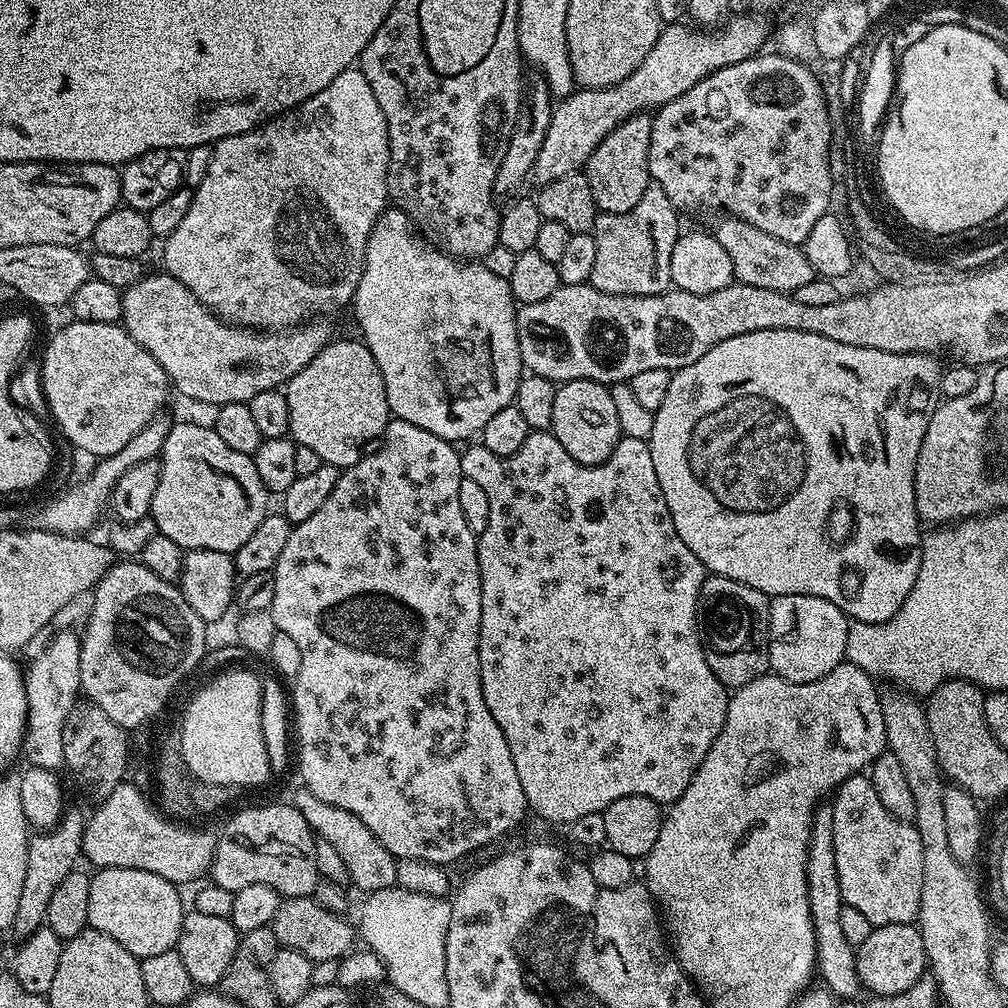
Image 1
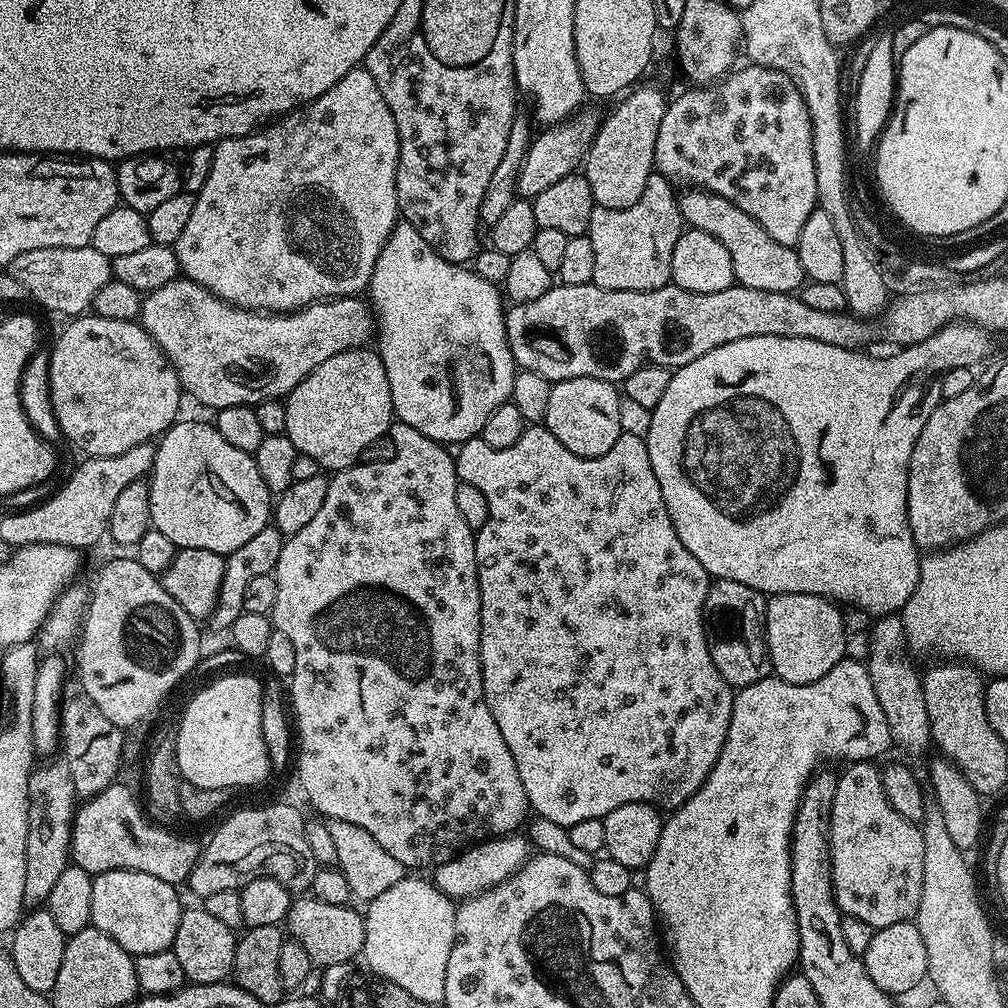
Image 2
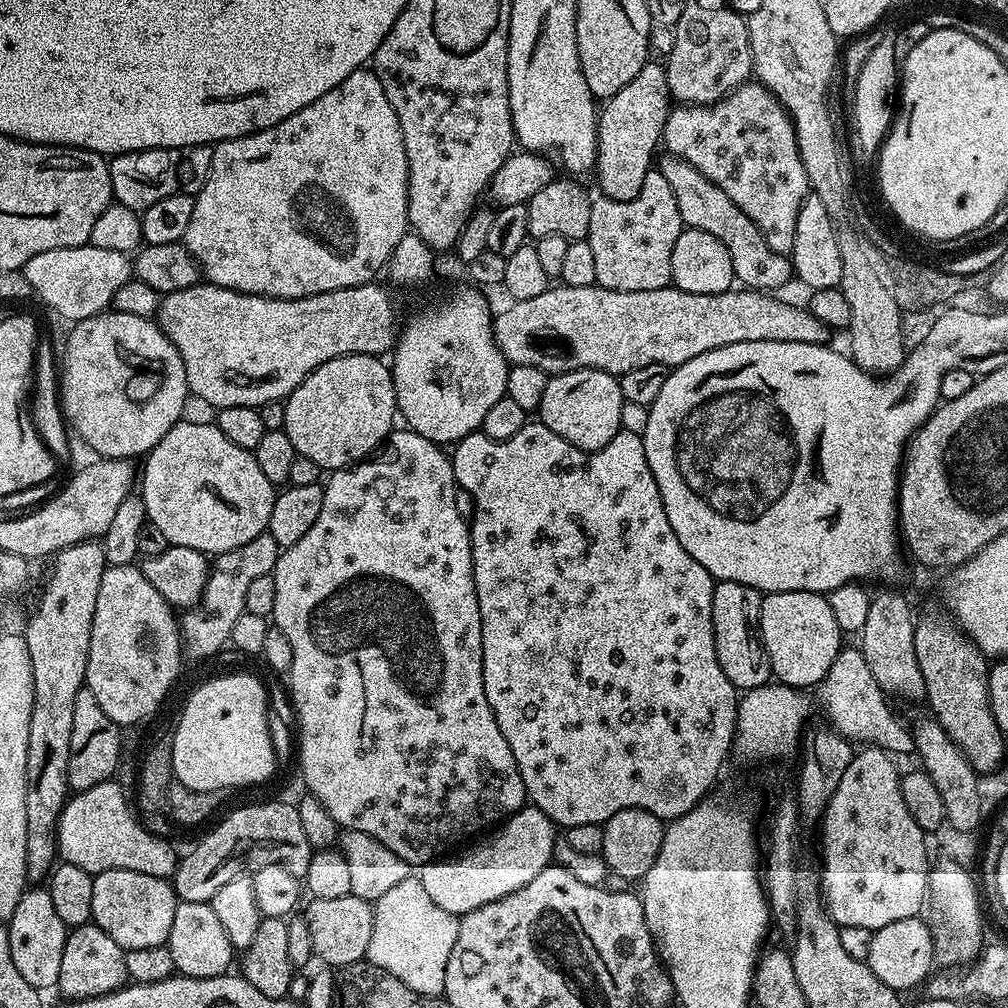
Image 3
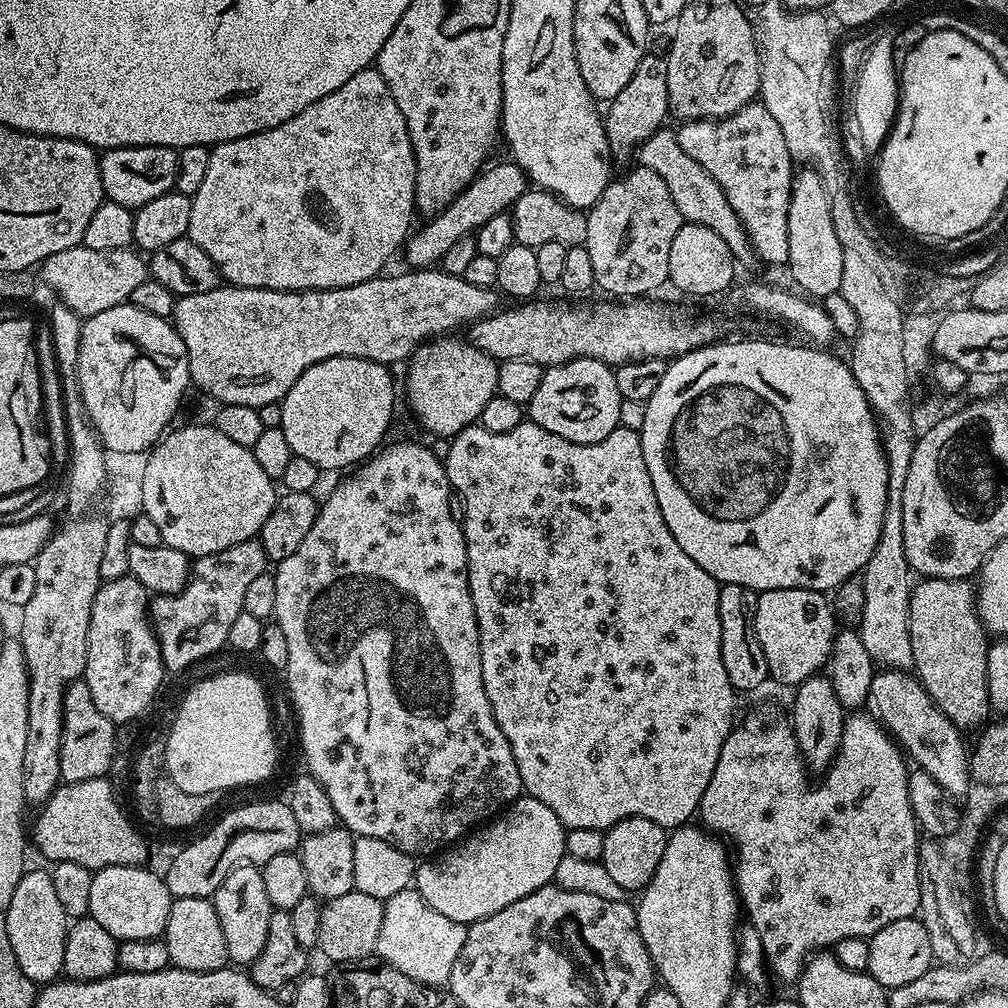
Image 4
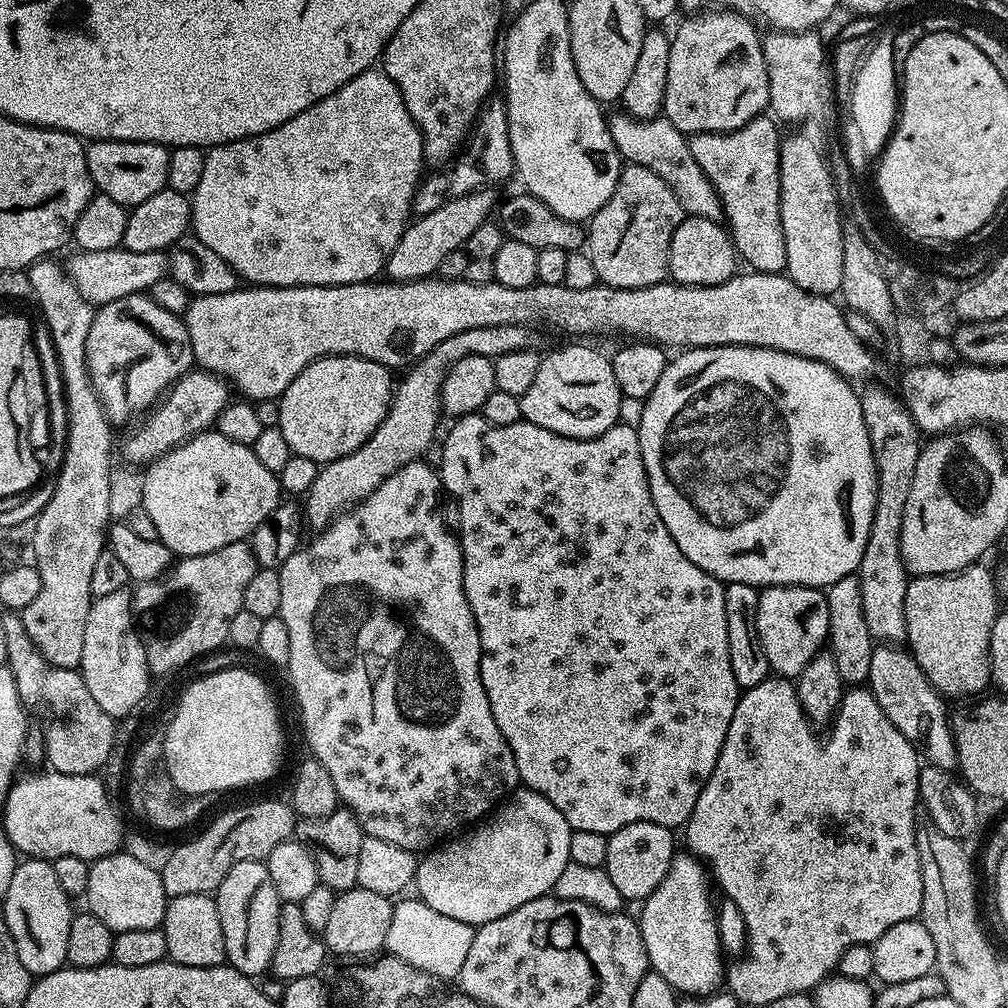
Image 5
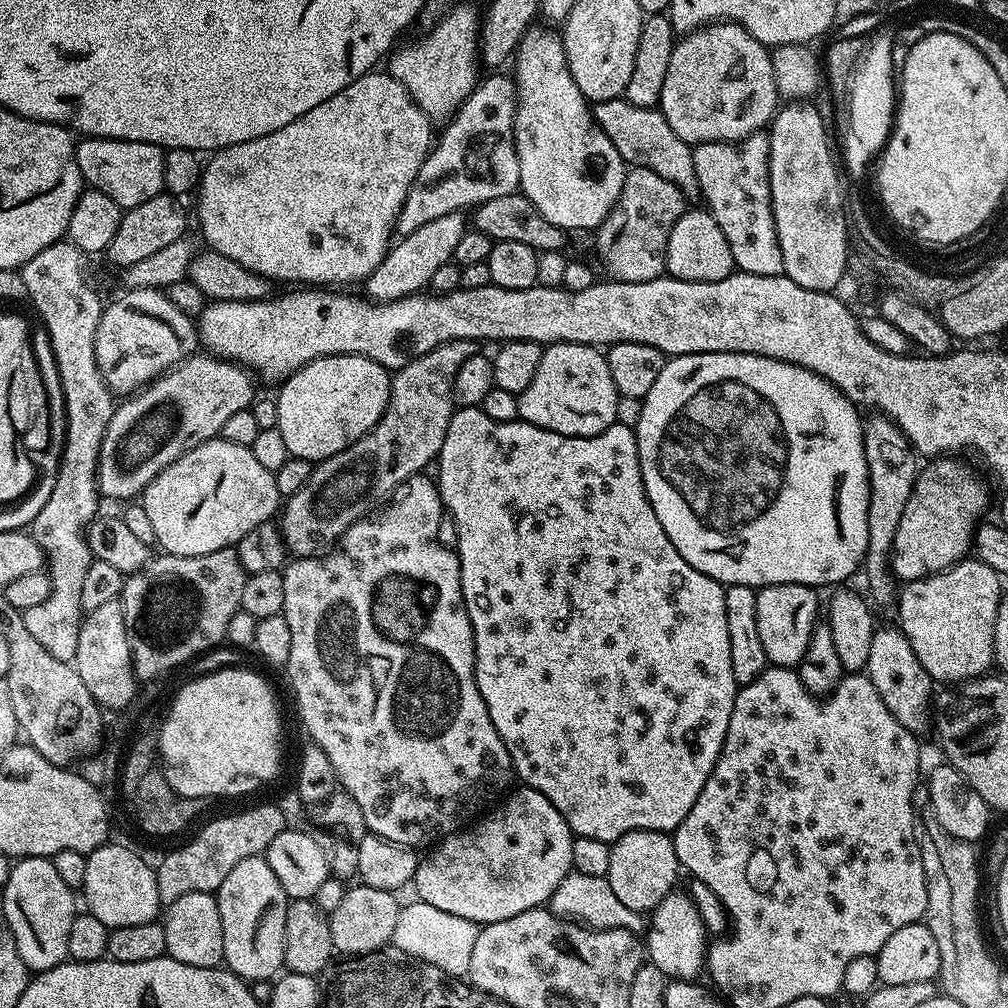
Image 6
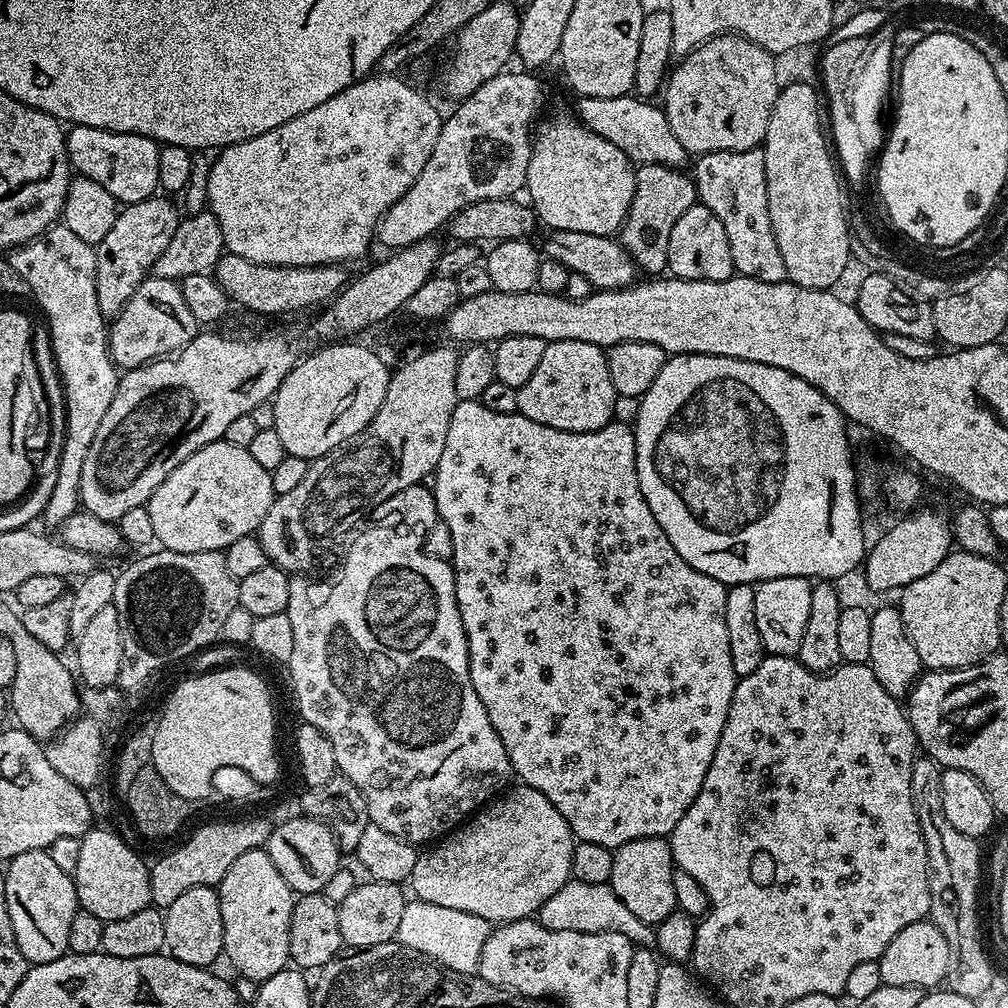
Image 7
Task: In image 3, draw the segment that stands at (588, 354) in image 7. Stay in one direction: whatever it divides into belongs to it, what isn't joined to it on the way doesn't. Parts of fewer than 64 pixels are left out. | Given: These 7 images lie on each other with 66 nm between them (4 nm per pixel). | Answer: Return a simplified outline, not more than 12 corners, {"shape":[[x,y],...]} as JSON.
{"shape":[[549,375],[539,423],[596,452],[621,431],[619,379]]}

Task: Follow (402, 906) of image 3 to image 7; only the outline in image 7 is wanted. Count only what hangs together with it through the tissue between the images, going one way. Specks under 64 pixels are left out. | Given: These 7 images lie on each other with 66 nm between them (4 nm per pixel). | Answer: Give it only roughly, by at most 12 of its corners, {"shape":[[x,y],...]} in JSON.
{"shape":[[412,900],[399,943],[455,972],[480,967],[489,920]]}

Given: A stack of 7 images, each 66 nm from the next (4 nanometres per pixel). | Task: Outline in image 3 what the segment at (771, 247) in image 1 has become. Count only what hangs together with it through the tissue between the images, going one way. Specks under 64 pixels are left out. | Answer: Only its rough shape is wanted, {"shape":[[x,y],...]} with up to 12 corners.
{"shape":[[659,157],[685,228],[726,246],[736,280],[780,290],[791,259],[690,162]]}

